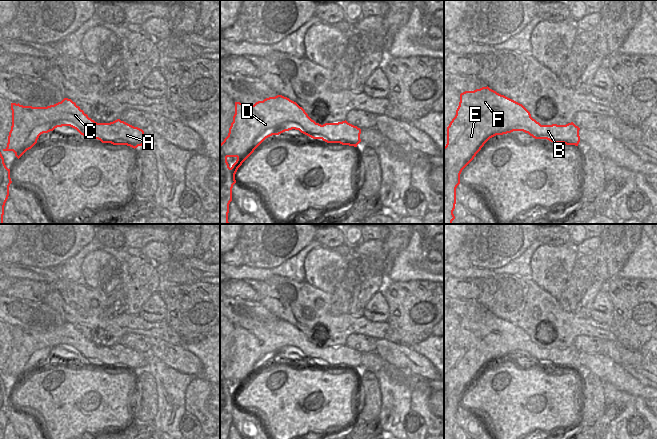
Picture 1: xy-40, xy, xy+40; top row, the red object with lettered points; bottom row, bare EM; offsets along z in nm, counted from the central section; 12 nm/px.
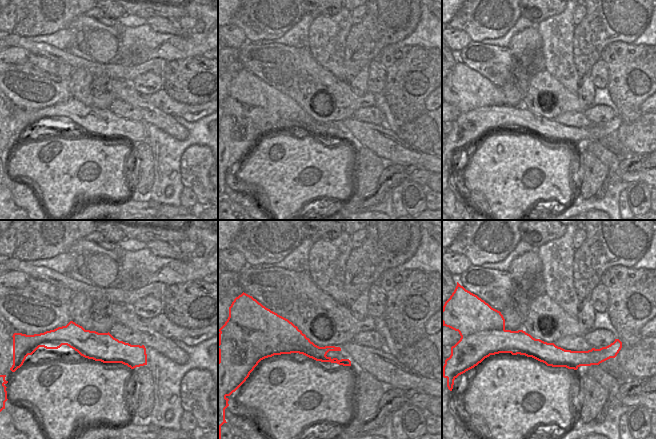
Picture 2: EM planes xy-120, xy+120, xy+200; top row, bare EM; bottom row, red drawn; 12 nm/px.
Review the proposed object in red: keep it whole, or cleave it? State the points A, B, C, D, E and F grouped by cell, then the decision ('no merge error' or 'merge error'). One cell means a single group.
A B C F / D E; merge error

